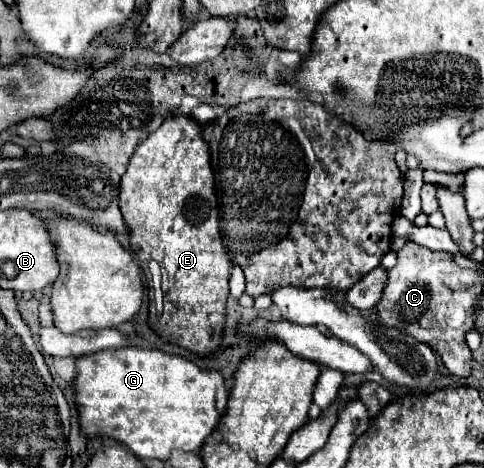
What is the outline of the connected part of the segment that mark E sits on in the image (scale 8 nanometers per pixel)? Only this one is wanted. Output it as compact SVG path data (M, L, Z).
M167 116L163 124L137 146L127 172L121 176L119 206L131 232L131 248L137 252L141 262L157 260L161 266L165 308L161 316L155 316L153 308L149 310L151 328L155 328L165 340L195 350L201 356L211 354L219 346L219 336L225 326L225 302L229 296L229 274L233 262L227 258L221 244L211 152L203 140L203 128L197 120L189 116Z

